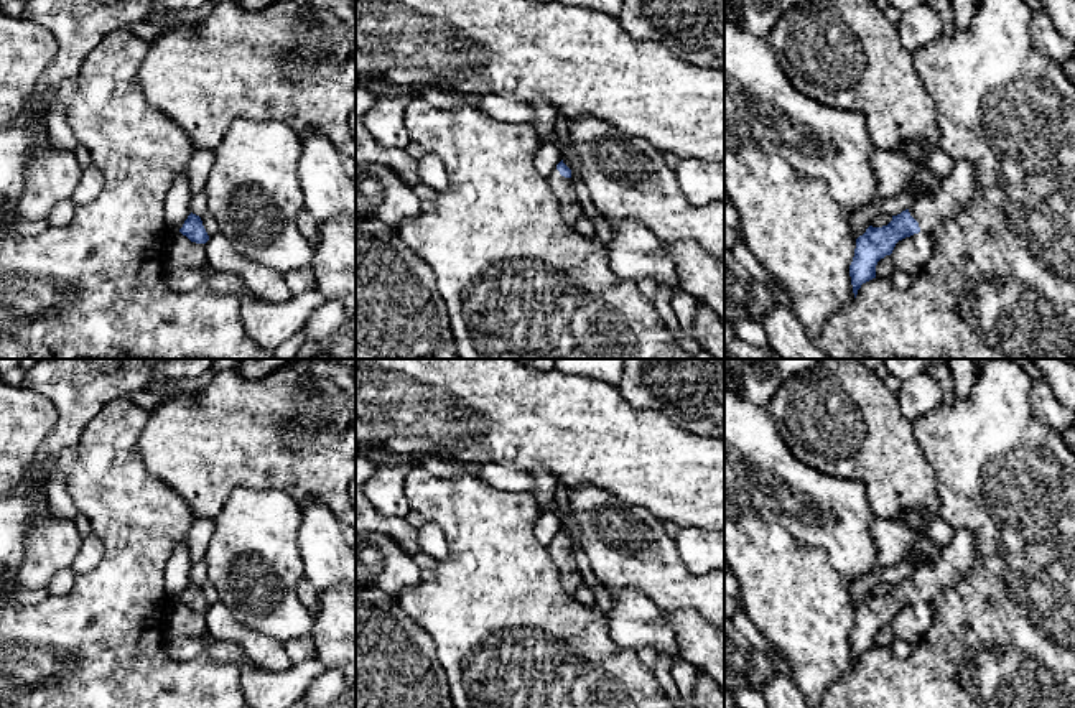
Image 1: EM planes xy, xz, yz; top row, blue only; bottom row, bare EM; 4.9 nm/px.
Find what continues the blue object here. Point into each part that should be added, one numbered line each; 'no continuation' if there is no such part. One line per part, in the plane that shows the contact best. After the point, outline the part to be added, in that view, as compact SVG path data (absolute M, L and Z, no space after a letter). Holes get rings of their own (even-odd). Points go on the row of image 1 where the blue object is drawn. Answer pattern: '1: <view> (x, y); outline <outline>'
1: yz (954, 191); outline M955 161L952 173L940 179L930 196L917 196L909 207L910 216L919 222L922 234L956 216L976 194L975 168L970 161Z

